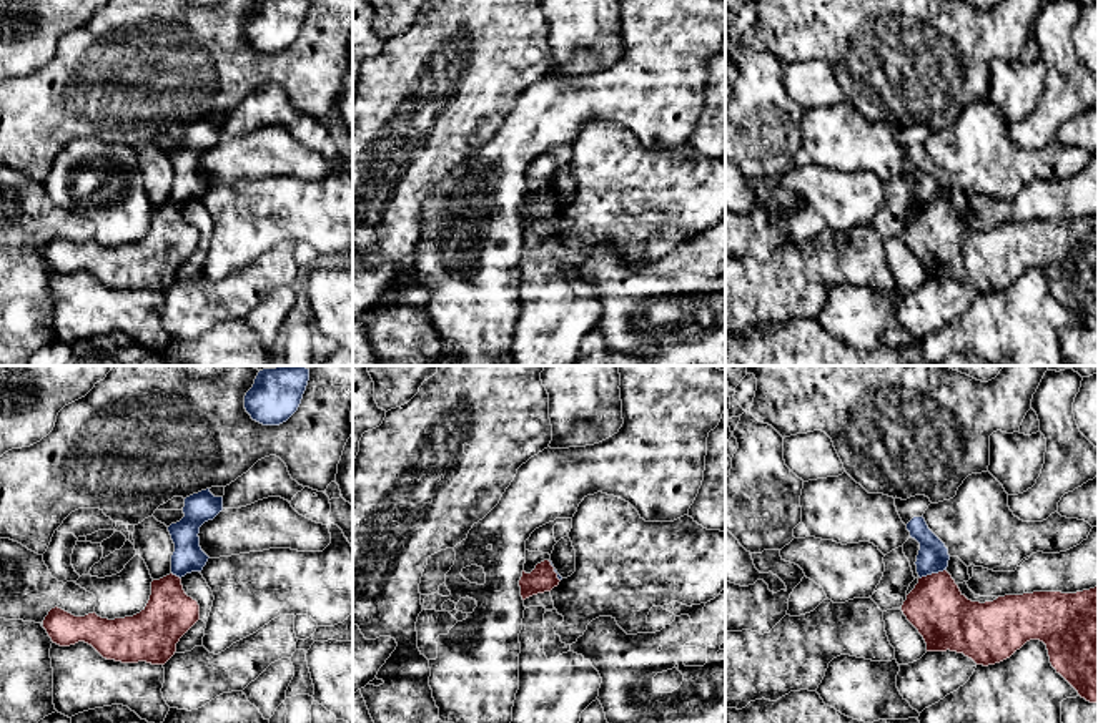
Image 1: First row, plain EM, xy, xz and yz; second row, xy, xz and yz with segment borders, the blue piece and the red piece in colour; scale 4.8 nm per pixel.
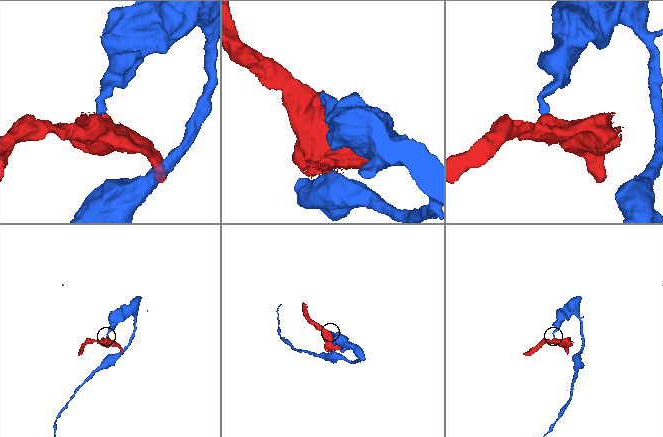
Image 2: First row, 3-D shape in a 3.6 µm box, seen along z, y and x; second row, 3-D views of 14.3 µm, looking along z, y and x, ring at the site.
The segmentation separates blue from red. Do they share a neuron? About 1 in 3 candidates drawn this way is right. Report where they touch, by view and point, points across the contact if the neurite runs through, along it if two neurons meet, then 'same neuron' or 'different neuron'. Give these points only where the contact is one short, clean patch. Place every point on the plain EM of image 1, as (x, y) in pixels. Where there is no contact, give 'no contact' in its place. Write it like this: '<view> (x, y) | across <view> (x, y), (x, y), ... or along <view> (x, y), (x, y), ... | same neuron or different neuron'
yz (932, 200) | along yz (945, 196), (920, 206) | different neuron

